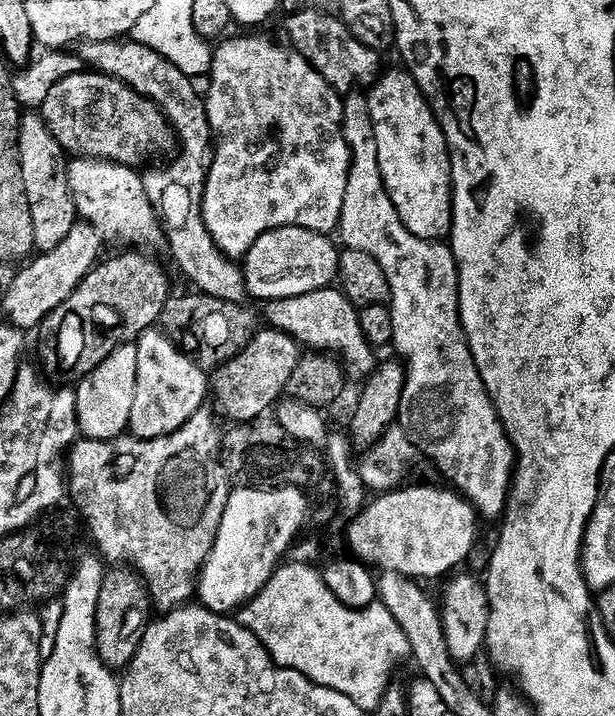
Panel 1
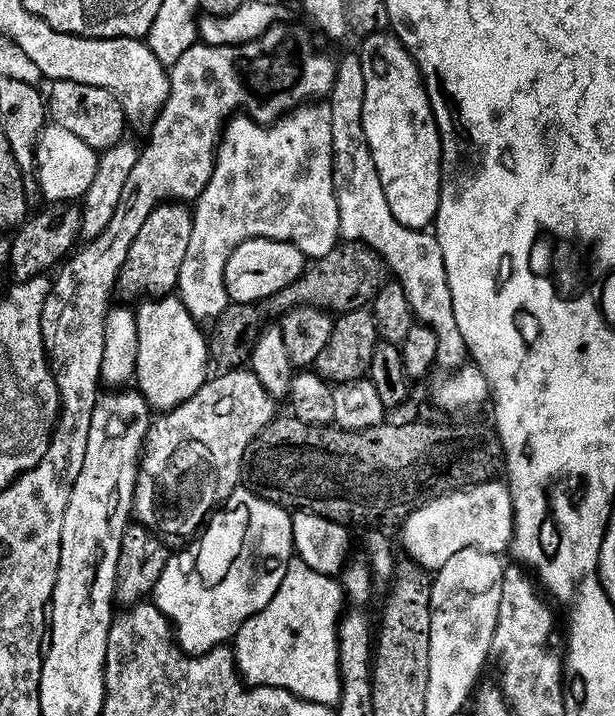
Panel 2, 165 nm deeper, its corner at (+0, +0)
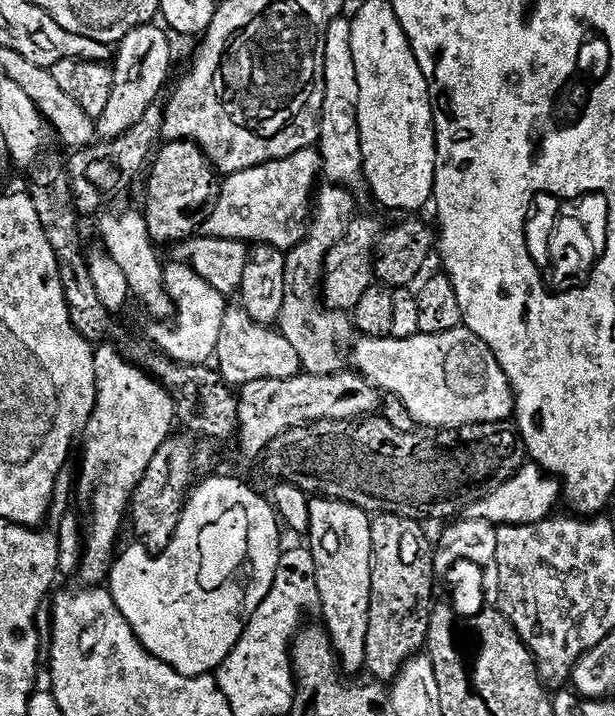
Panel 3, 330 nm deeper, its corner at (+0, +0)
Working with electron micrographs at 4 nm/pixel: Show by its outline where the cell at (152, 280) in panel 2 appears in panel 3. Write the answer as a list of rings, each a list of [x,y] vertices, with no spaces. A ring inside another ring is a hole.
[[[170,140],[161,143],[151,161],[150,170],[151,168],[152,177],[148,180],[148,205],[143,205],[142,208],[144,221],[149,235],[157,245],[175,245],[187,240],[197,231],[196,215],[209,207],[214,196],[214,169],[208,157],[204,155],[203,147],[189,140]]]

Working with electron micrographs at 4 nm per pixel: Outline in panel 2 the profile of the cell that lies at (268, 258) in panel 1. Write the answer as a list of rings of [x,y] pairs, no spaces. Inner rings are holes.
[[[247,240],[239,244],[228,258],[224,268],[224,285],[233,305],[267,302],[286,286],[299,280],[306,271],[306,258],[293,244],[277,240]],[[261,300],[261,301],[260,301]]]

